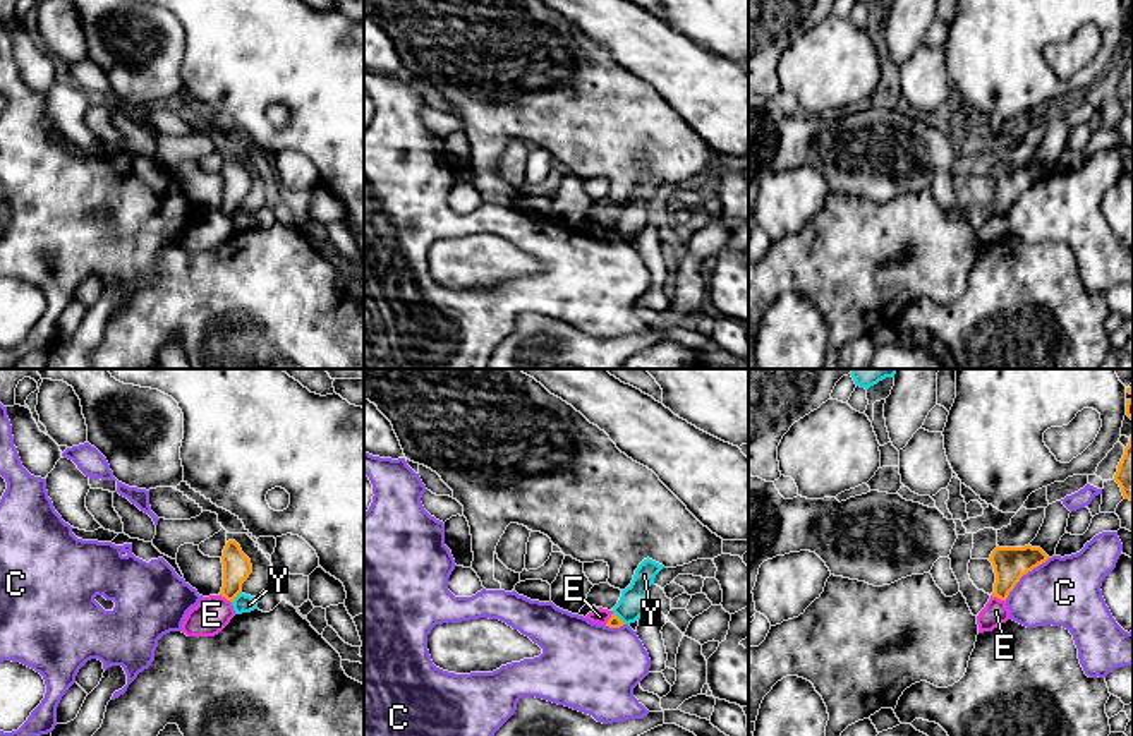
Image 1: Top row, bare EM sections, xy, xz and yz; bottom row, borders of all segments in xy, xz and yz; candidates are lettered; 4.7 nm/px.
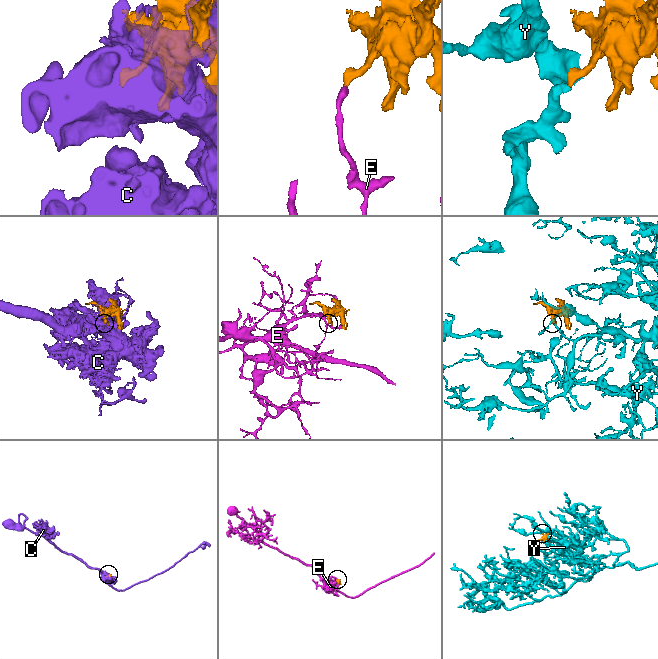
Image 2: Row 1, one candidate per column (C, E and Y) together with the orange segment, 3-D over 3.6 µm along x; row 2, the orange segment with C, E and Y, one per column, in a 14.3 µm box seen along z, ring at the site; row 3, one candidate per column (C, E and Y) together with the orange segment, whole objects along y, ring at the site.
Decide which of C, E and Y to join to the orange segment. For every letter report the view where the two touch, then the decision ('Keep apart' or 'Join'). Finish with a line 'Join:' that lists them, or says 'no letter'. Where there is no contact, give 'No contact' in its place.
C: Touches orange in yz. Keep apart
E: Touches orange in yz. Keep apart
Y: Touches orange in xy. Keep apart
Join: no letter

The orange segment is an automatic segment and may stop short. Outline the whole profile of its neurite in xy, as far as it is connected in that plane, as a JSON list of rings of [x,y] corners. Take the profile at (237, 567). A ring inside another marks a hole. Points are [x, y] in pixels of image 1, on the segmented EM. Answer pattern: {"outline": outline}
{"outline": [[[235,540],[227,542],[221,563],[223,563],[223,587],[220,595],[233,602],[233,599],[242,592],[242,583],[252,573],[252,564]]]}

